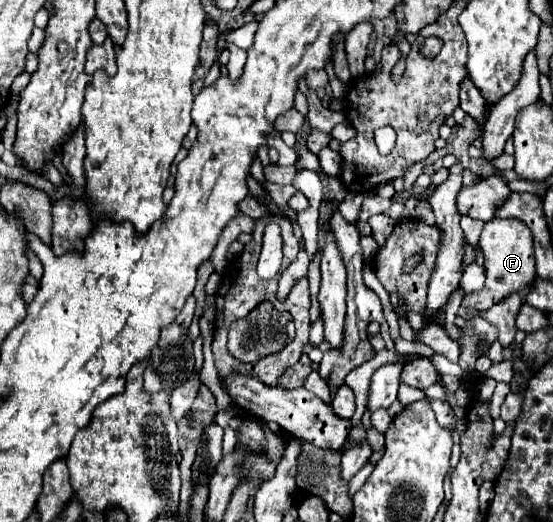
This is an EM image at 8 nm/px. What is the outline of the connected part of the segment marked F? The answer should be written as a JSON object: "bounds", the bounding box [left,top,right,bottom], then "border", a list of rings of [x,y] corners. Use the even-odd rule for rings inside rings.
{"bounds":[459,219,537,317],"border":[[[491,219],[485,223],[483,233],[481,233],[481,251],[485,257],[485,273],[487,273],[487,281],[485,287],[477,293],[465,295],[463,303],[459,307],[459,315],[463,317],[465,311],[477,309],[477,311],[485,311],[489,309],[495,301],[501,301],[503,297],[511,295],[511,293],[519,293],[529,289],[529,285],[533,283],[533,279],[537,277],[535,273],[535,253],[533,253],[533,237],[529,227],[519,221],[519,219]]]}

